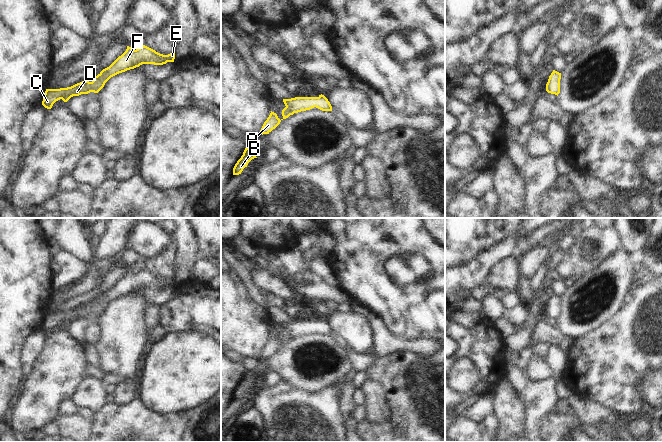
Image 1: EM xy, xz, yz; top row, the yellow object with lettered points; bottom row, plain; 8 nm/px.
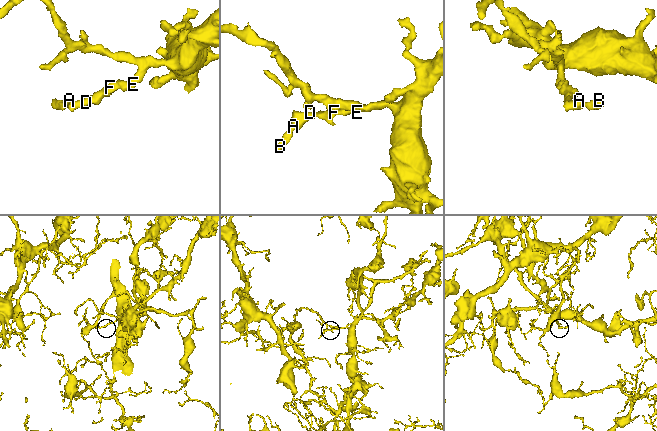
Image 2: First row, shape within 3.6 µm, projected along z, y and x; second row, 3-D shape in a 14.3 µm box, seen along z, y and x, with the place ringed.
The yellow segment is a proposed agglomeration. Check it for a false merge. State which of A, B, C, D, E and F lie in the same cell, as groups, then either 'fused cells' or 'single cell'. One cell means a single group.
A B C D E F | single cell

